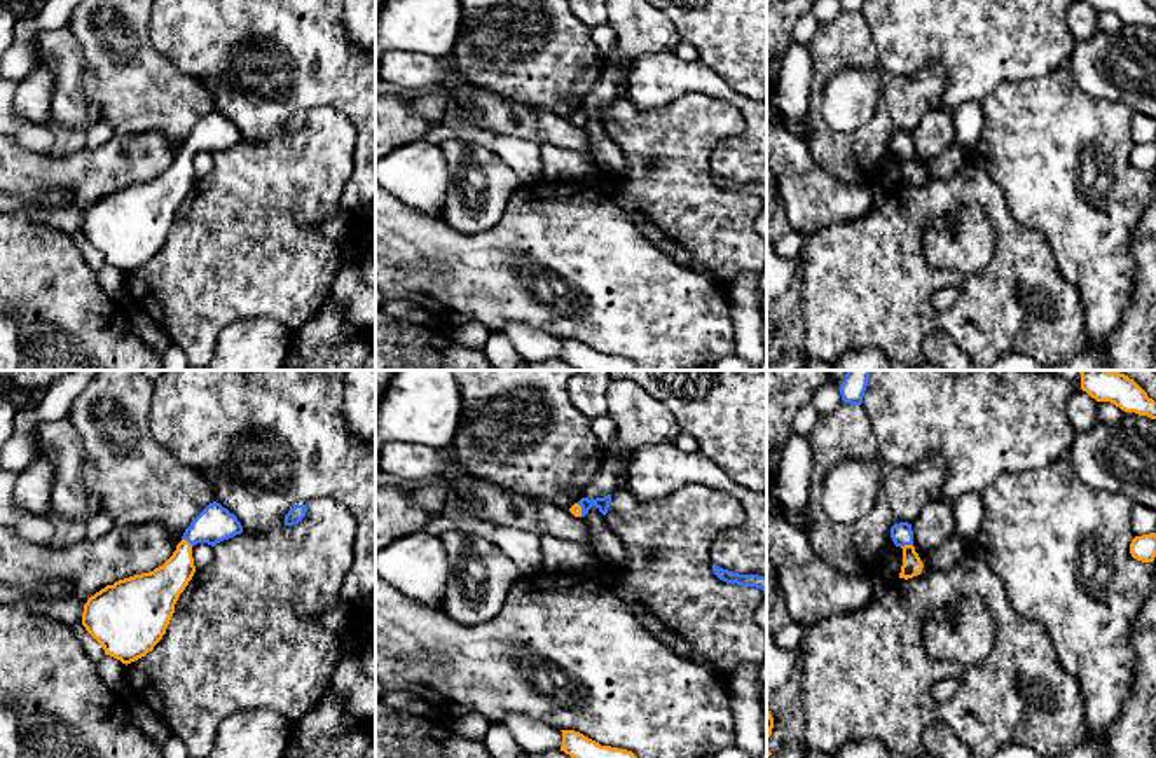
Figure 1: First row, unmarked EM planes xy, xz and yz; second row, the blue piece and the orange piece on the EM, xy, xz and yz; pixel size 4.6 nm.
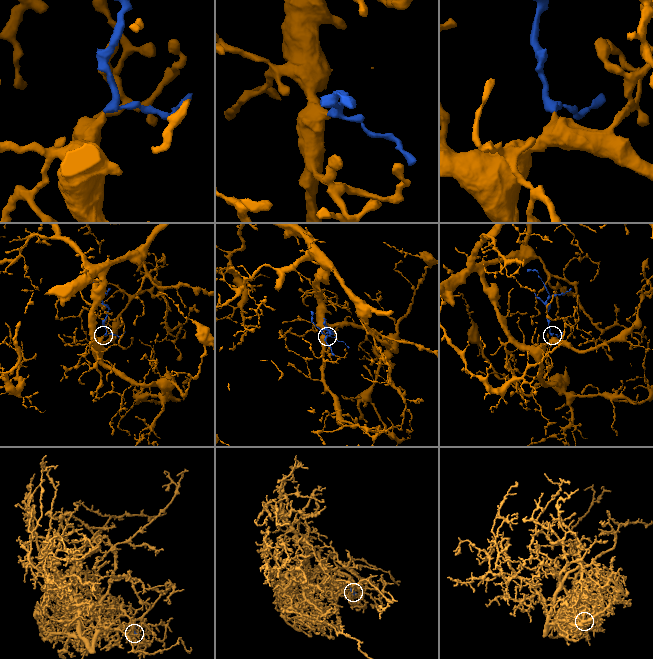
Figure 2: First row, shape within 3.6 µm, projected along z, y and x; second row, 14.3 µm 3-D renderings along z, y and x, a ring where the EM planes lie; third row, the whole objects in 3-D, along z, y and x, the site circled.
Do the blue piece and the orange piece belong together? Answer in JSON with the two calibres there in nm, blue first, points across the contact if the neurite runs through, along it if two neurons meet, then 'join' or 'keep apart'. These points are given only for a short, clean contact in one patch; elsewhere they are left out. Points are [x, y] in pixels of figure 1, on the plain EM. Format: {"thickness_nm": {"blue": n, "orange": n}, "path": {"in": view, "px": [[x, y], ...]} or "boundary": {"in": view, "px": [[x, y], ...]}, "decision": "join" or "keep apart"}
{"thickness_nm": {"blue": 100, "orange": 90}, "path": {"in": "yz", "px": [[901, 142], [907, 152], [912, 173]]}, "decision": "join"}

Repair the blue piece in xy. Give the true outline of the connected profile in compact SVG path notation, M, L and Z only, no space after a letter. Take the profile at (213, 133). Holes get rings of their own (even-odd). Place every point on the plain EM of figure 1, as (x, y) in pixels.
M210 112L185 138L173 164L150 182L107 194L87 208L82 234L110 264L131 272L162 248L175 213L196 182L192 155L217 152L243 141L234 122Z

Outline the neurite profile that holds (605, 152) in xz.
M592 115L585 124L585 129L592 141L592 159L595 166L616 175L625 175L625 157L606 133L606 127L599 117Z

